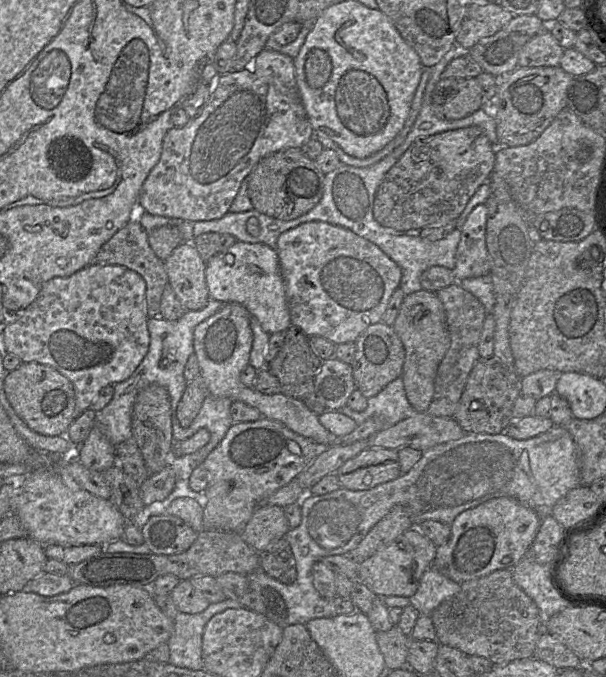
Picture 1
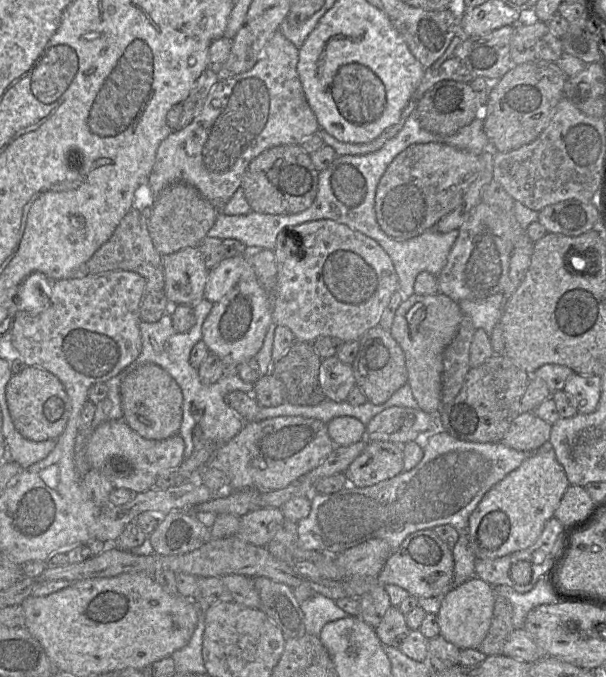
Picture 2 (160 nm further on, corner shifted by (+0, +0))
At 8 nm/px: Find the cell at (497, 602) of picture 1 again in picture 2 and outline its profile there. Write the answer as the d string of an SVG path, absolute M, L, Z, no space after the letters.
M496 595L491 625L478 650L486 656L504 655L504 645L514 630L510 603Z

